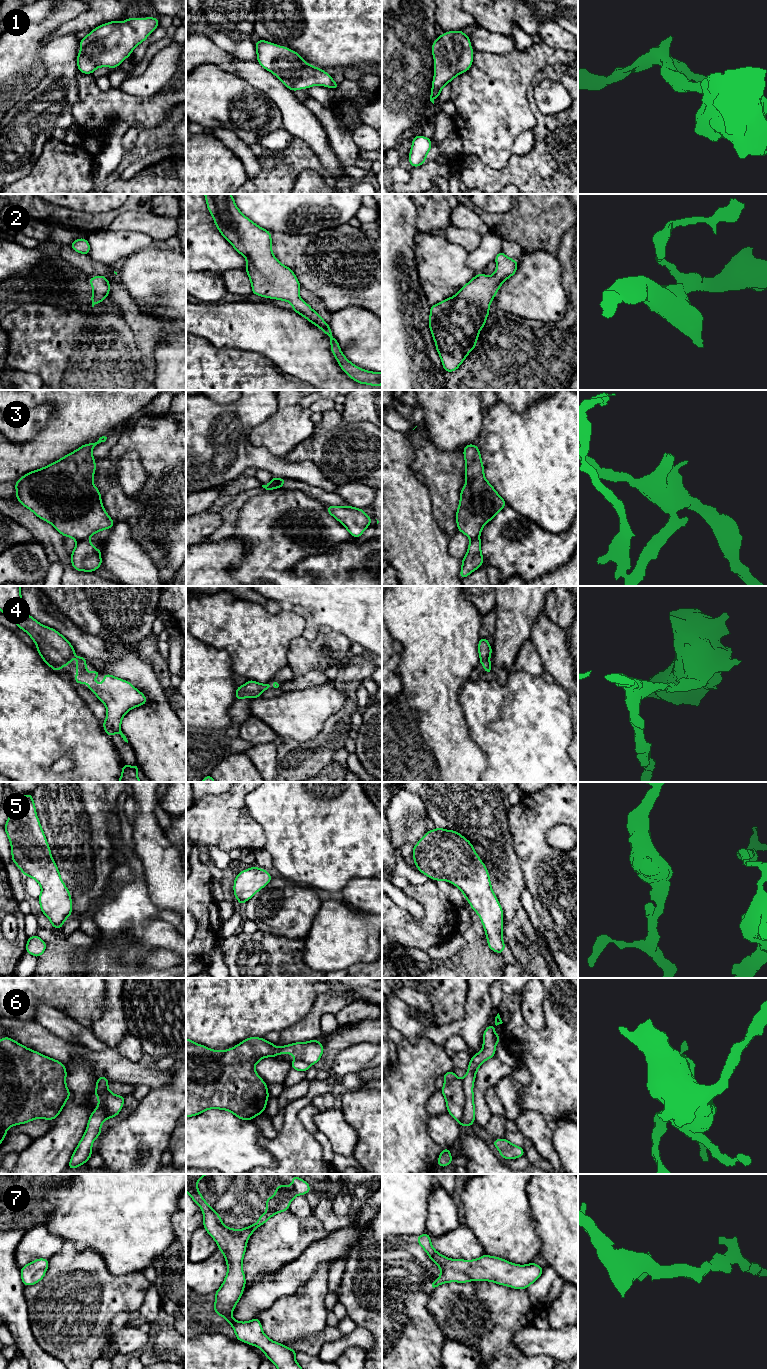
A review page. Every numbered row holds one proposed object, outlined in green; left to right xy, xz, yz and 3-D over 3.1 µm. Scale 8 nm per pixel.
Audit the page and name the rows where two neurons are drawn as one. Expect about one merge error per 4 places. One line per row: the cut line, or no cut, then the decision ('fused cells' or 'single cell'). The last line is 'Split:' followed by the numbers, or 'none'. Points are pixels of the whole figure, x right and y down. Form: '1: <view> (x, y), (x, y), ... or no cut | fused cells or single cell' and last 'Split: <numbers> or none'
1: no cut | single cell
2: no cut | single cell
3: xy (88, 536), (77, 542) | fused cells
4: no cut | single cell
5: no cut | single cell
6: yz (462, 1079), (465, 1103), (459, 1122) | fused cells
7: no cut | single cell
Split: 3, 6

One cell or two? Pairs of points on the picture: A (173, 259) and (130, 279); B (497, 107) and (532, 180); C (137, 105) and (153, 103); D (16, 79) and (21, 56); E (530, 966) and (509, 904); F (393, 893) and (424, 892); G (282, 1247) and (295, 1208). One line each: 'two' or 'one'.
A: one
B: two
C: one
D: one
E: one
F: two
G: two

